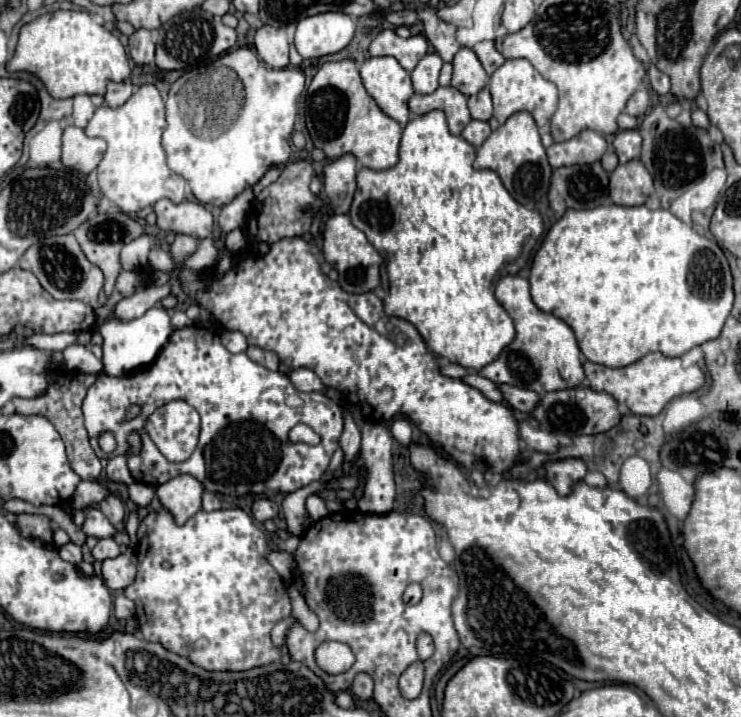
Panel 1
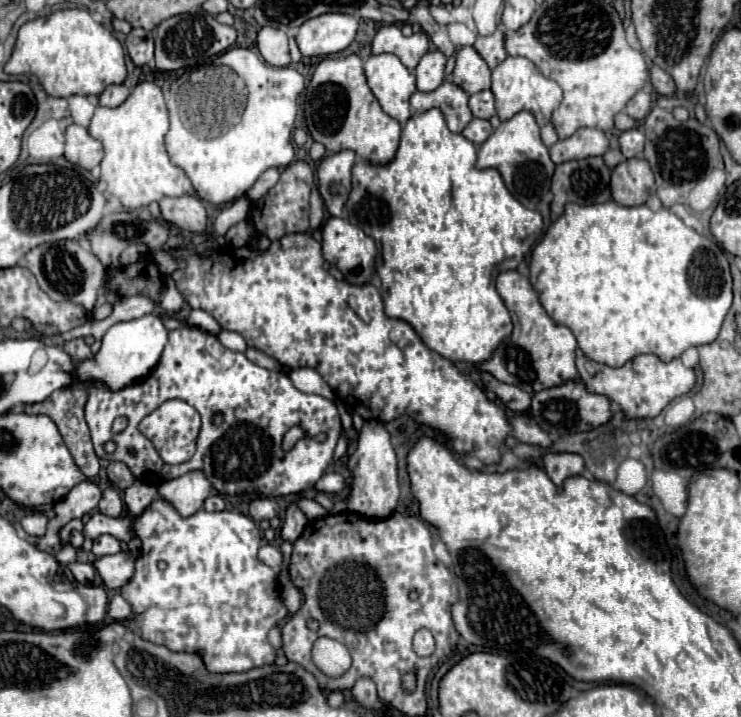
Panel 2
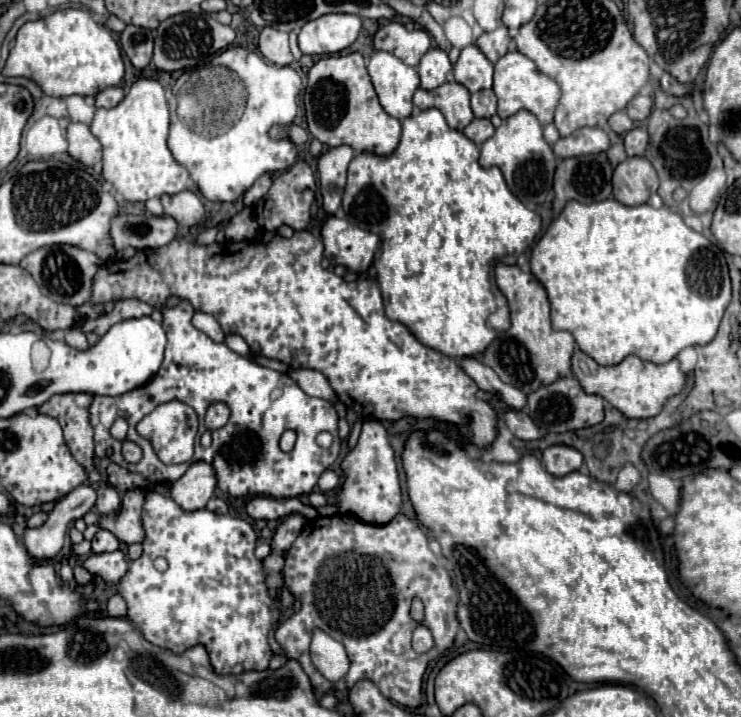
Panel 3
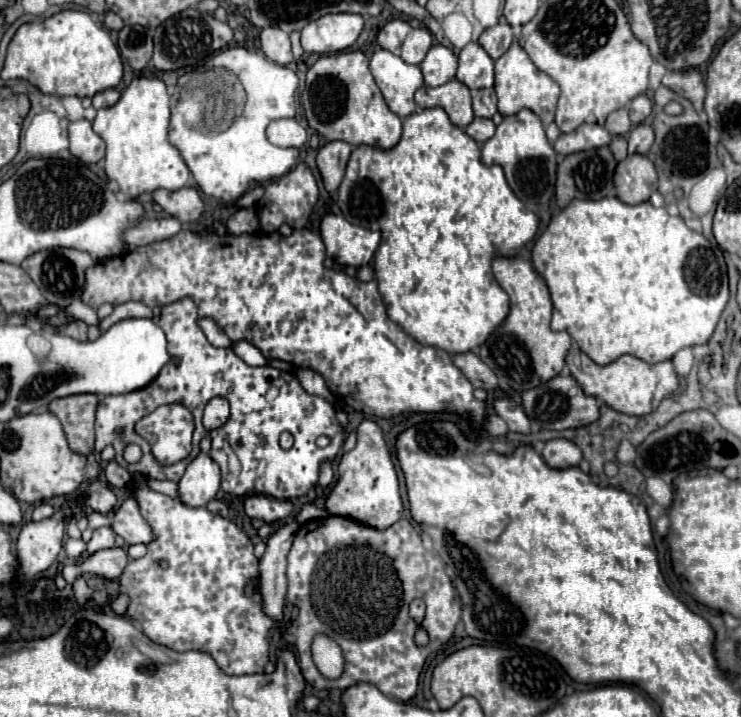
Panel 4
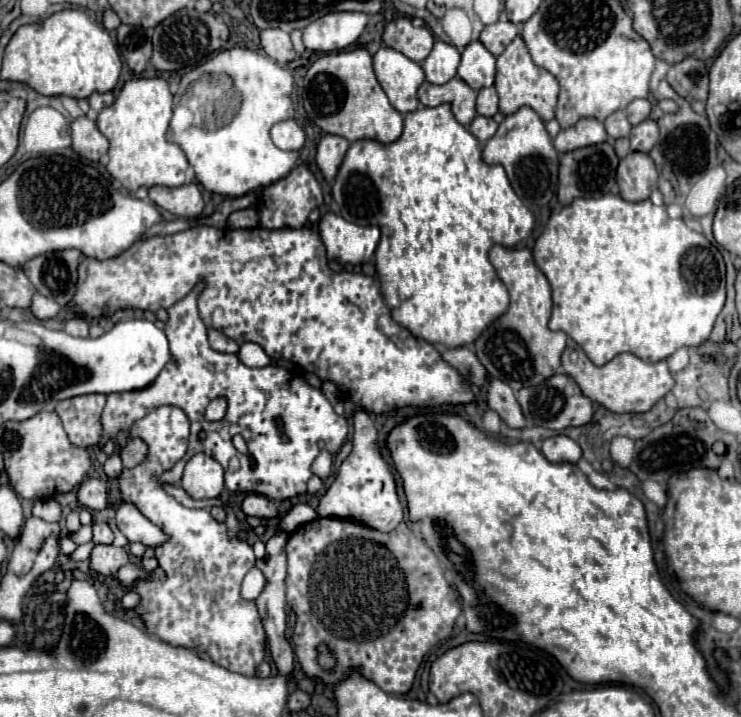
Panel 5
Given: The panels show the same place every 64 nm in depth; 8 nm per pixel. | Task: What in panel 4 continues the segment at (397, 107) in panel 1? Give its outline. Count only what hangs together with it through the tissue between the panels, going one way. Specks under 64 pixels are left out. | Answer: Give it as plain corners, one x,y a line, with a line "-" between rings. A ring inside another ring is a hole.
378,48
370,58
370,72
388,104
388,108
404,118
416,110
414,92
420,88
422,72
418,66
406,64
396,54

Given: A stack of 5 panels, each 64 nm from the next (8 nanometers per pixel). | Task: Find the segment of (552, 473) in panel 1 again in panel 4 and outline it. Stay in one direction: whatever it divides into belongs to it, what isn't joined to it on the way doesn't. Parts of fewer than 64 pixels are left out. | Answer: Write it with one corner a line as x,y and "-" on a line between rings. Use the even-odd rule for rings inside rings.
550,440
542,450
542,458
550,468
564,470
564,468
578,466
582,460
582,452
570,440

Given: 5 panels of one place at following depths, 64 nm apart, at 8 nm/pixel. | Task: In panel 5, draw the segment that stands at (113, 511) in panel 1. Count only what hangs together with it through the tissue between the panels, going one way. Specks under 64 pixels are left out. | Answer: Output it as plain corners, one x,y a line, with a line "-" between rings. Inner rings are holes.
88,478
86,482
80,484
80,490
78,490
78,502
88,508
88,510
104,510
108,508
108,492
106,492
106,486
102,480
98,478

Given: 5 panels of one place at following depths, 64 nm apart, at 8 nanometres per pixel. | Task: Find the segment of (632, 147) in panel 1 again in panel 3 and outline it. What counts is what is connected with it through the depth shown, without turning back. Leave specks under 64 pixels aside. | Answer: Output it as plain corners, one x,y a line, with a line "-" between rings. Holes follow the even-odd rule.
632,128
624,136
624,148
628,156
642,156
648,146
648,132
646,128

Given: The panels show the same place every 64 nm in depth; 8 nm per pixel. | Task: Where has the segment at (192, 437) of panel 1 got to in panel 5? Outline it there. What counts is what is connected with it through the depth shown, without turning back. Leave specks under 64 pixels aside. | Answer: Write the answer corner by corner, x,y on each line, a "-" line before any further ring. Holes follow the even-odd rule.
162,406
138,420
132,430
132,436
142,438
148,444
148,458
140,466
132,470
122,470
120,474
120,492
124,502
132,502
152,524
162,528
170,540
154,548
154,556
158,566
166,572
166,580
138,580
130,592
140,594
140,602
134,612
142,618
146,632
168,642
176,648
192,648
200,654
210,656
216,664
224,666
230,672
238,672
244,676
254,676
258,666
264,662
266,656
266,632
262,628
262,620
258,616
258,608
254,600
244,600
240,596
240,584
250,568
256,566
256,558
252,546
242,538
230,538
226,522
218,522
212,514
204,508
184,508
172,496
168,496
158,482
158,476
172,468
188,450
188,436
190,436
190,420
182,412
182,408

